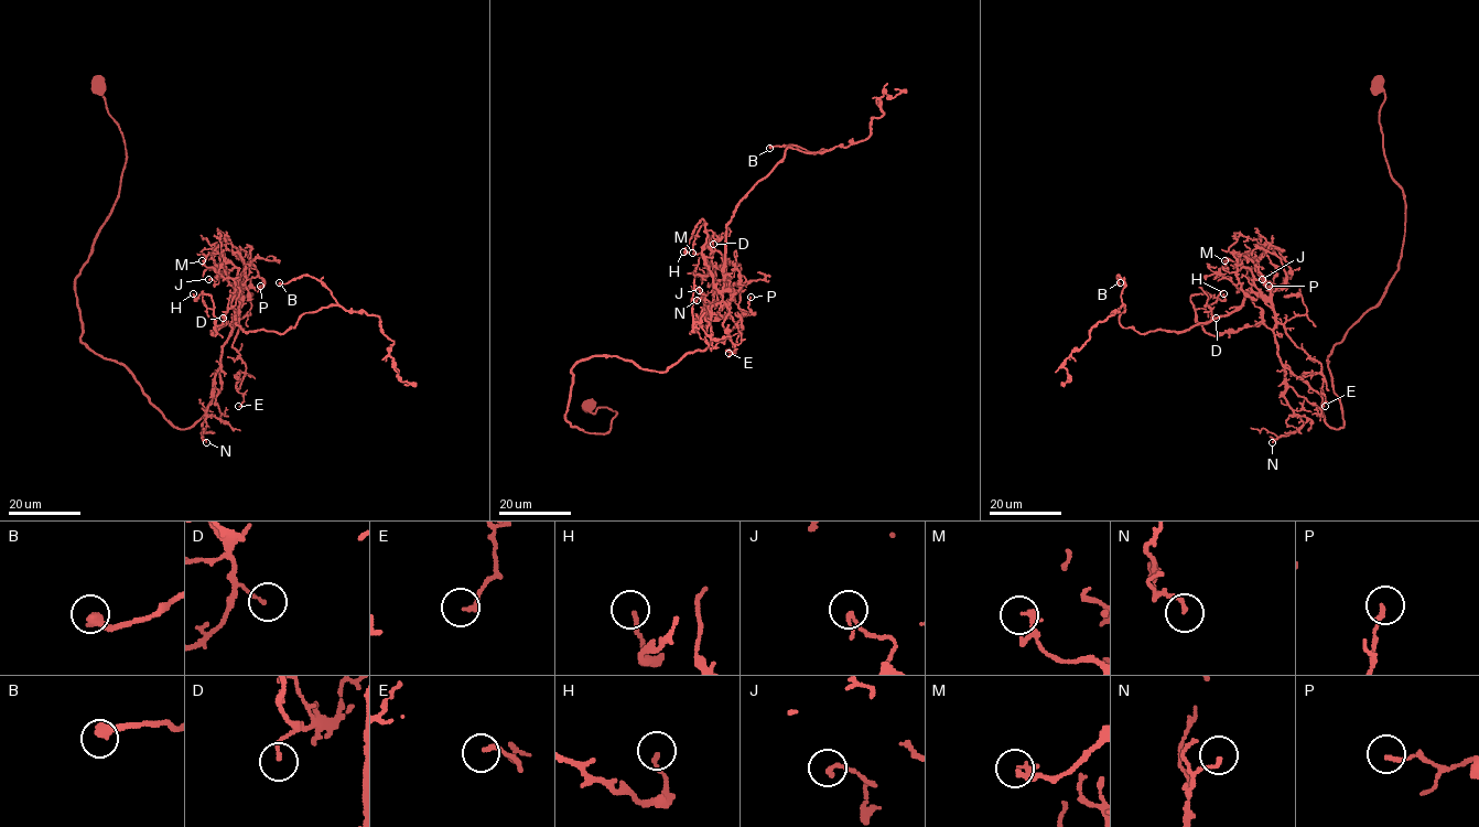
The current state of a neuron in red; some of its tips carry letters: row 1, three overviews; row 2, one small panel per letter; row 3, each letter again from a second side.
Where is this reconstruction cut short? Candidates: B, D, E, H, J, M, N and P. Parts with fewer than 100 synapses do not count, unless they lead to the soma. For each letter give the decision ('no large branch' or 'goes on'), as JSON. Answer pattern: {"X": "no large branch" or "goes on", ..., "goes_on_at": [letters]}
{"B": "no large branch", "D": "no large branch", "E": "no large branch", "H": "no large branch", "J": "no large branch", "M": "no large branch", "N": "no large branch", "P": "no large branch", "goes_on_at": []}

